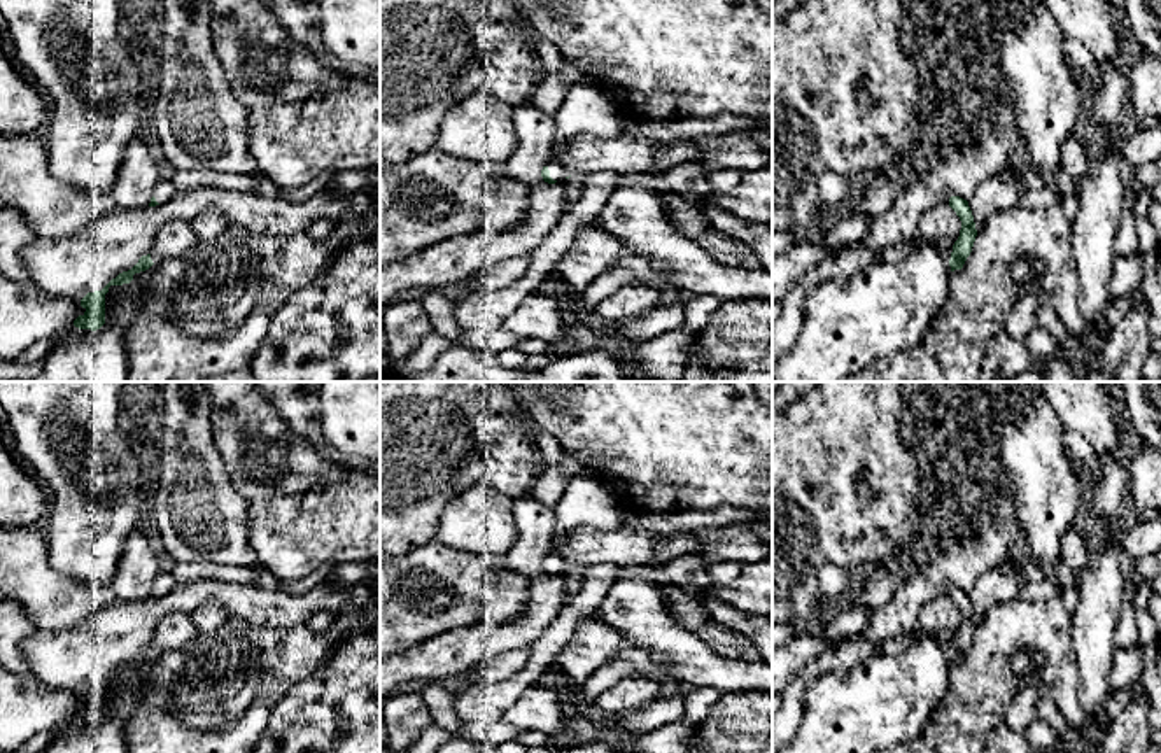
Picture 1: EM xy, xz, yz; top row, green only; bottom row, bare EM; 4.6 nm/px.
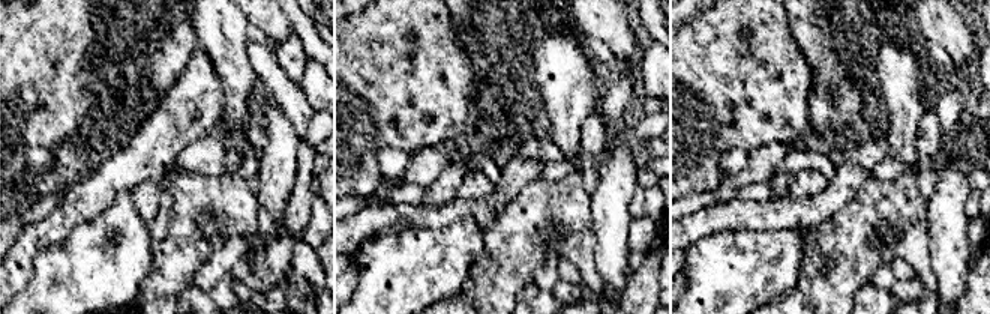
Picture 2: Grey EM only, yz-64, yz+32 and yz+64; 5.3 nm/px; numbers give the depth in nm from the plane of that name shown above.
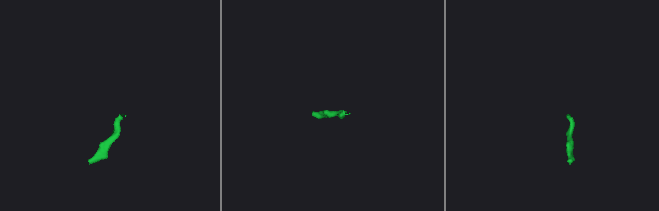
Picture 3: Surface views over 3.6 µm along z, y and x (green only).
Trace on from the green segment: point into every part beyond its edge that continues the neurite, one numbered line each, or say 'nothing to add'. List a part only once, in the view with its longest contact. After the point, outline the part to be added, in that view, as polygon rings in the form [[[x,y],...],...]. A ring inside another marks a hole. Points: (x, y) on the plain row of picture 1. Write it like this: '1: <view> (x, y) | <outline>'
1: xz (557, 564) | [[[550,552],[546,559],[550,562],[550,569],[557,574],[562,574],[569,569],[569,564],[555,552]]]

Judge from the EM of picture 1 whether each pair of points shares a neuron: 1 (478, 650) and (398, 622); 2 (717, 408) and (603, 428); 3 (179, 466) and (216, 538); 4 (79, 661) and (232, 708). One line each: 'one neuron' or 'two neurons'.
1: two neurons
2: one neuron
3: one neuron
4: two neurons

